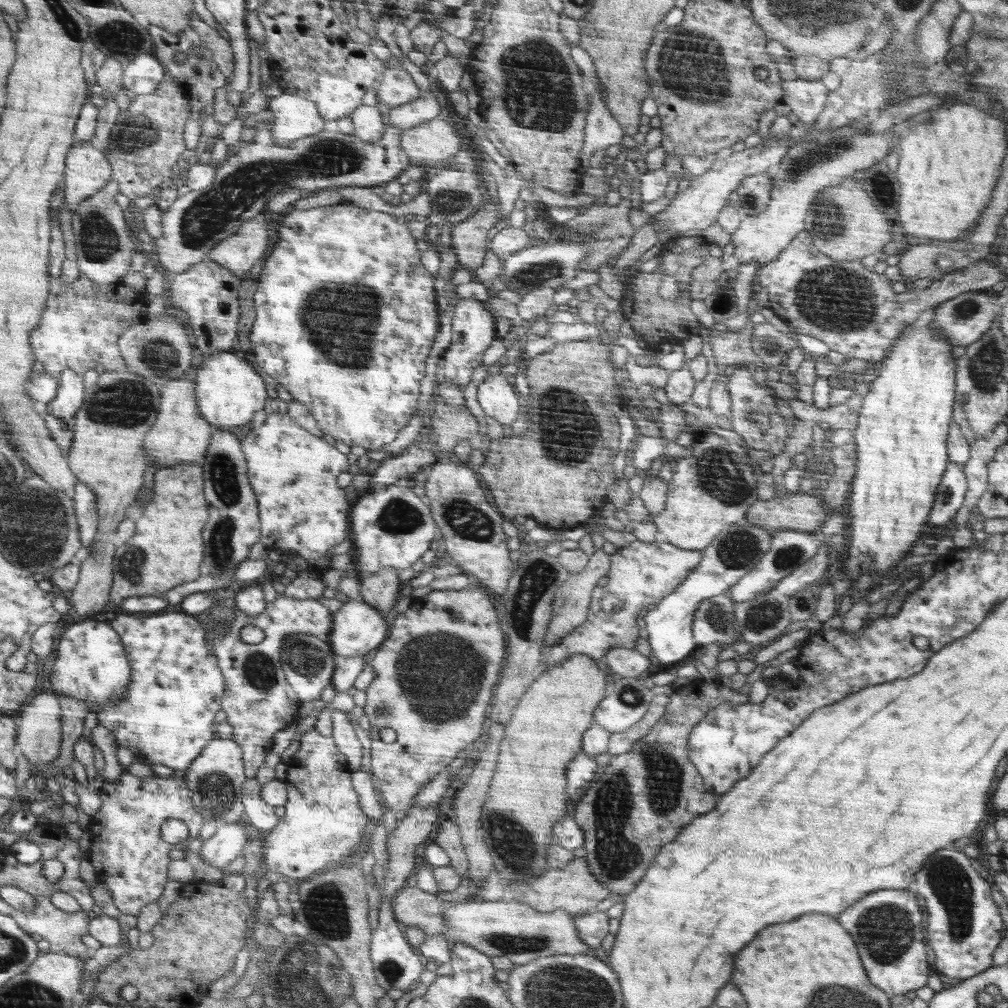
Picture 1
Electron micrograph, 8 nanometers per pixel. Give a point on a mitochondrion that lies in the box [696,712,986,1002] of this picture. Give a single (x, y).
(951, 883)

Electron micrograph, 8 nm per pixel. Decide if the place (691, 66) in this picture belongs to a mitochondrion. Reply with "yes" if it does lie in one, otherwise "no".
yes

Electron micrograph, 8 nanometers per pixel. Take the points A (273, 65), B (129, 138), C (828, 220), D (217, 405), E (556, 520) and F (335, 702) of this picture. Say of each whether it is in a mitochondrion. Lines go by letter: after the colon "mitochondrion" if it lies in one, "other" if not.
A: other
B: mitochondrion
C: mitochondrion
D: other
E: other
F: other

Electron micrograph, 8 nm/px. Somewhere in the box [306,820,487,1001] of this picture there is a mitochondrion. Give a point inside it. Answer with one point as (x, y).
(391, 971)

